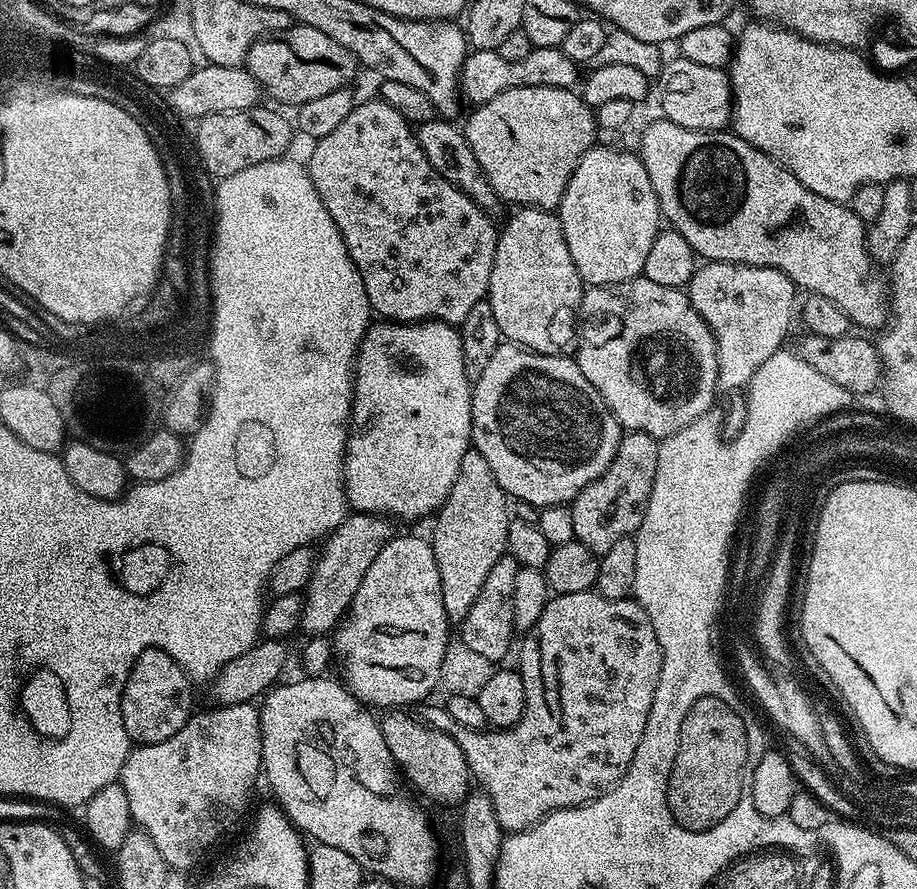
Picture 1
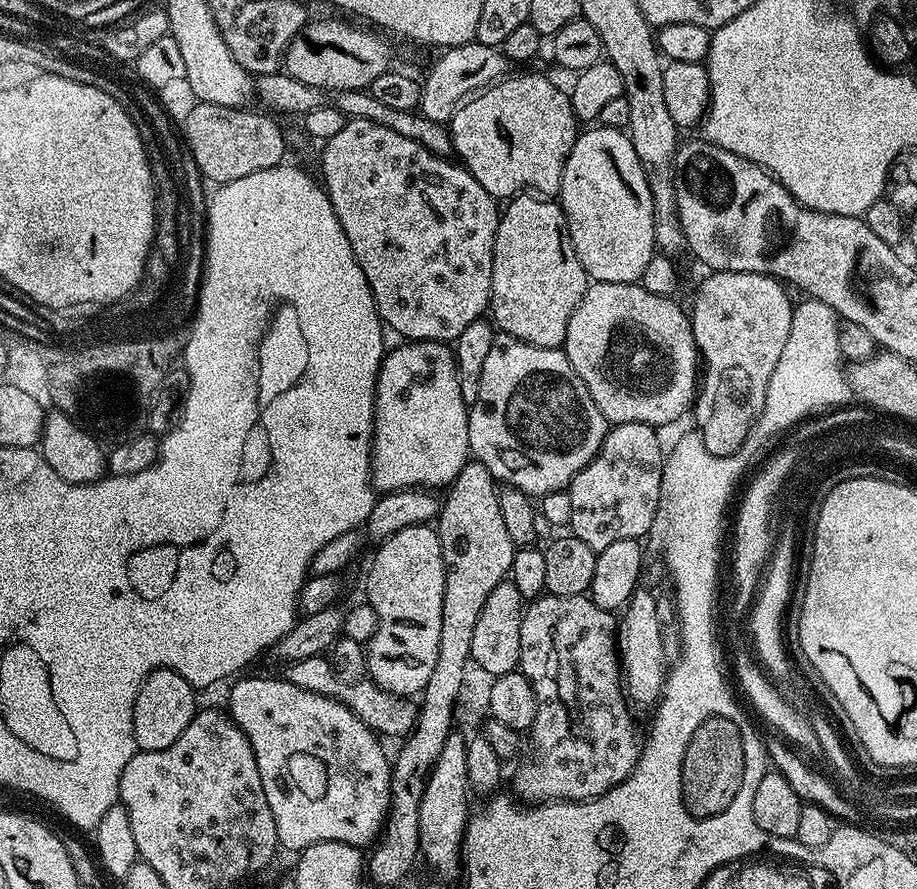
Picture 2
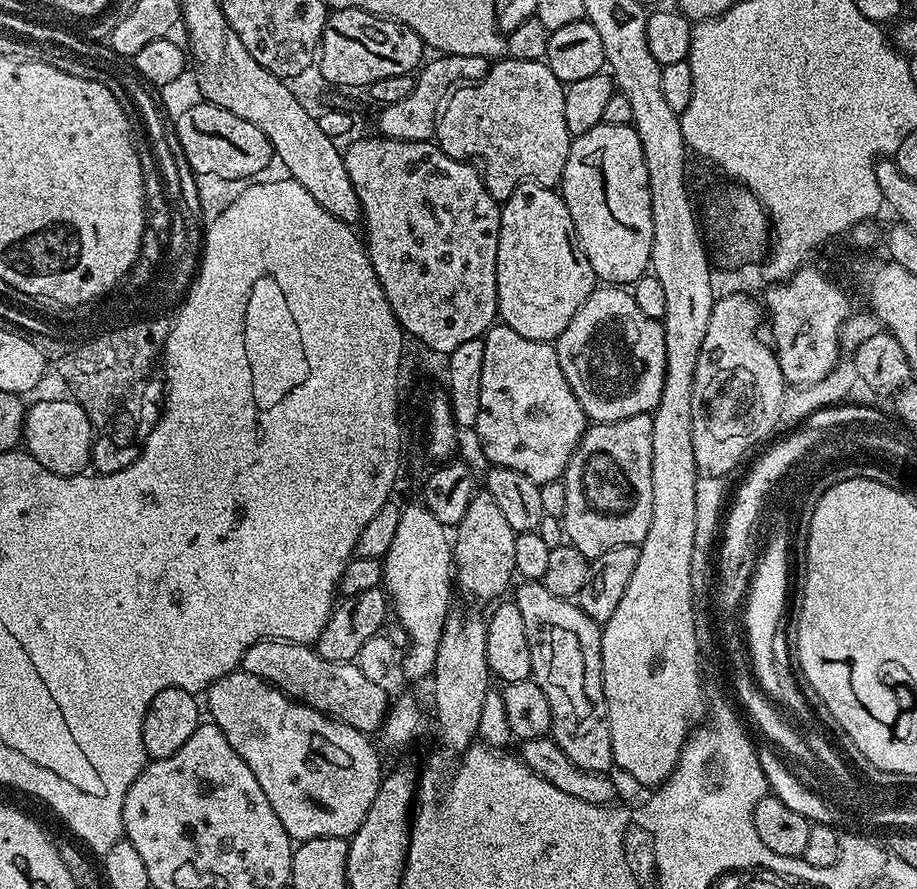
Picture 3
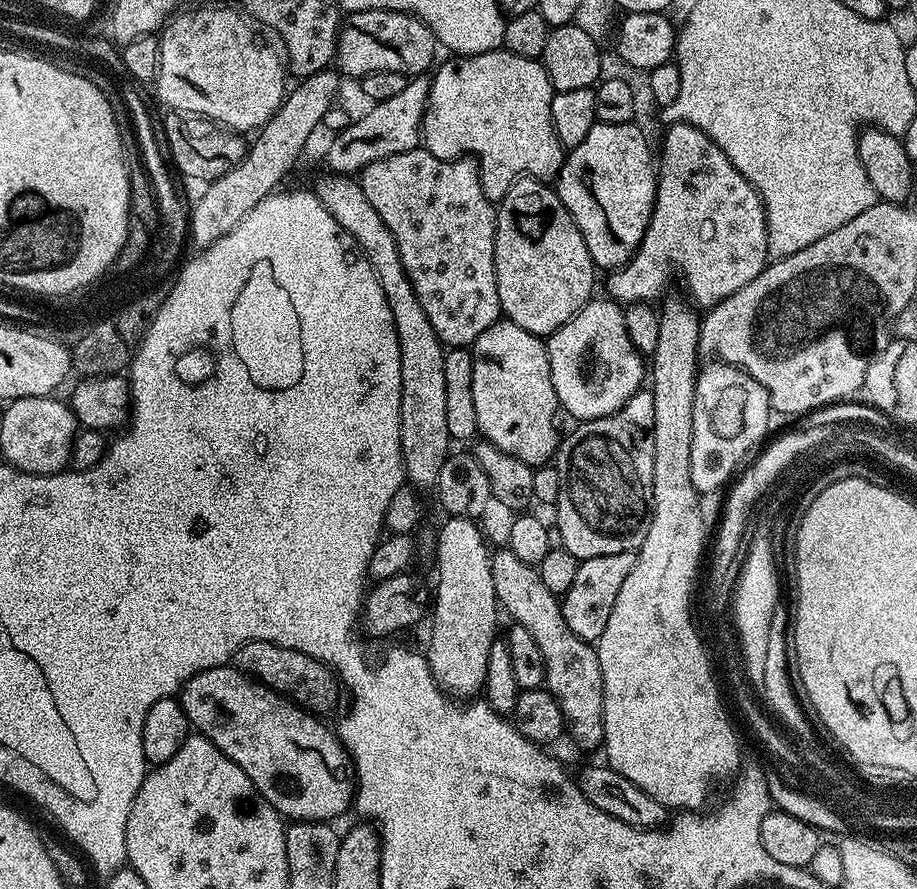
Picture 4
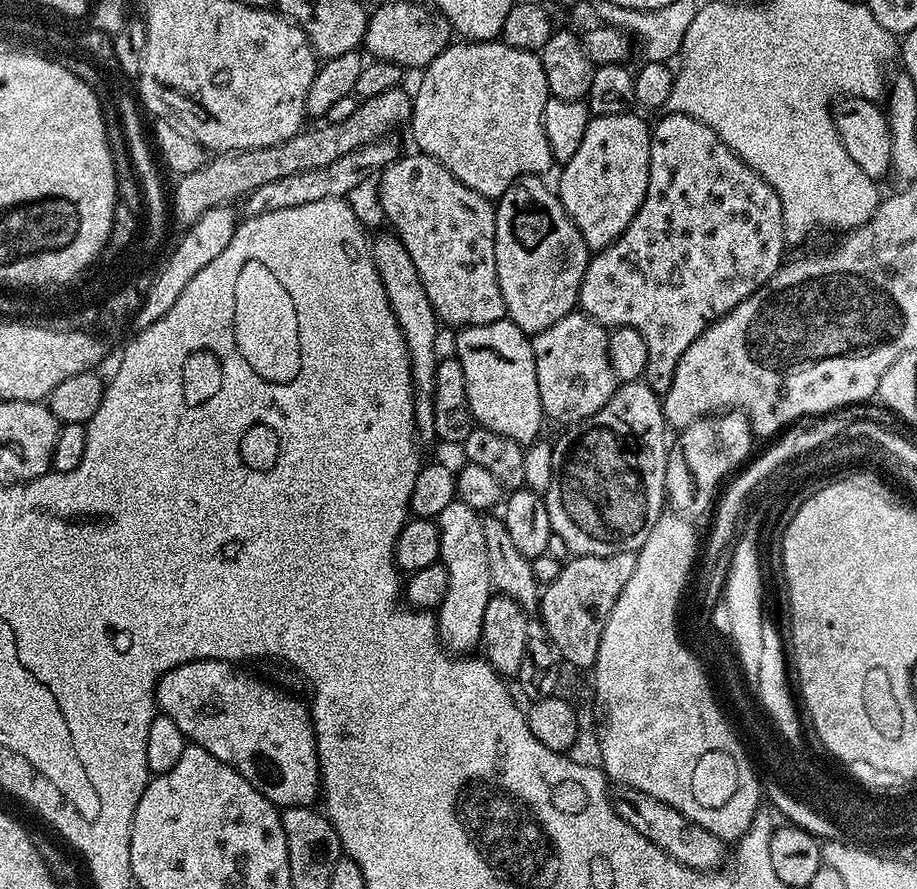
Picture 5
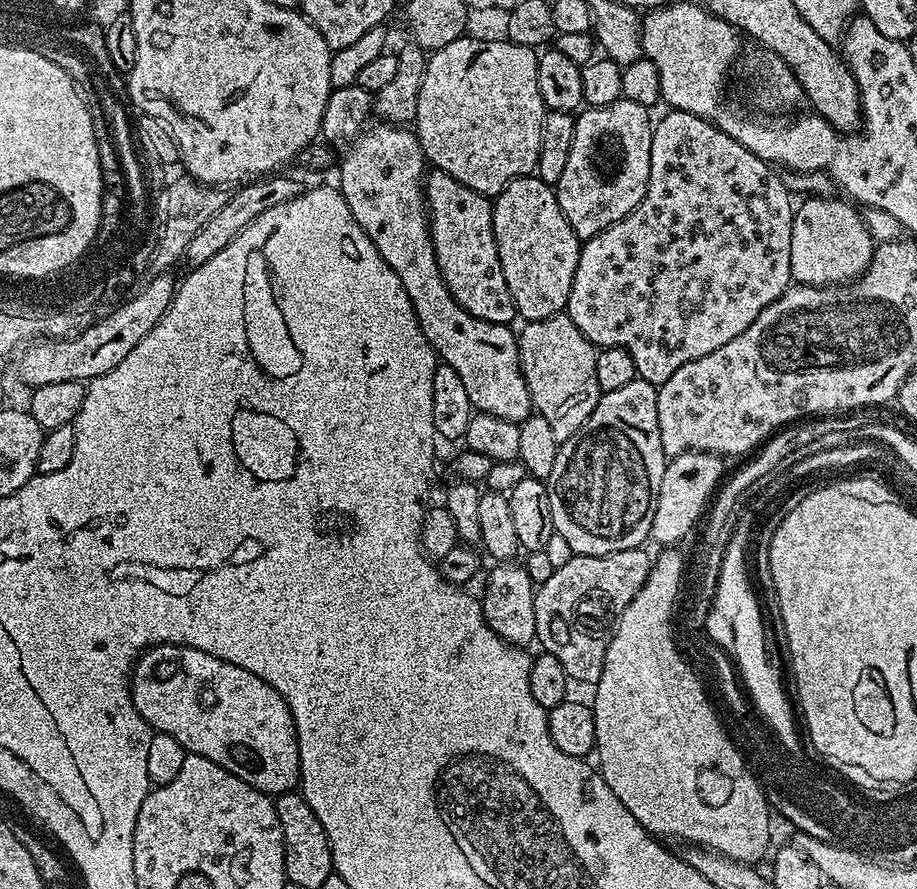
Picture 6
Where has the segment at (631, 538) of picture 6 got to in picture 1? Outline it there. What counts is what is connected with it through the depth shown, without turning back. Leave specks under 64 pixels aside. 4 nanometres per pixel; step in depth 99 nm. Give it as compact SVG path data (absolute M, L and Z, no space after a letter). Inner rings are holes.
M625 431L621 435L620 445L608 469L586 485L570 505L577 540L599 554L610 550L618 538L632 536L638 531L650 502L650 490L658 470L659 449L657 437L645 432Z

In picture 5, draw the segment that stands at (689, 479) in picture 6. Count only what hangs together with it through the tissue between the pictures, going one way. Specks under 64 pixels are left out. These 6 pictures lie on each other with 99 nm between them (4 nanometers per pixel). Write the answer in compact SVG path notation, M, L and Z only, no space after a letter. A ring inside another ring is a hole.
M729 410L715 416L706 416L703 420L686 426L679 436L680 460L684 463L684 468L678 469L677 472L675 469L674 474L666 478L664 483L666 496L671 503L672 500L676 503L673 504L675 511L681 514L704 512L708 507L709 509L713 507L718 496L716 487L723 482L724 475L732 471L735 473L753 455L752 423L745 412Z

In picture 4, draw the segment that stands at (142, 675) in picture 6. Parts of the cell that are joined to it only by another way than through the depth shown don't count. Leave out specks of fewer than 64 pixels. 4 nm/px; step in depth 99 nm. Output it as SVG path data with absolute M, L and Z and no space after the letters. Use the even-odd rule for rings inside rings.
M233 666L211 668L205 672L194 674L184 683L184 687L180 689L178 699L182 710L186 714L189 725L191 725L199 735L206 737L210 742L214 742L214 746L218 746L218 750L222 750L222 754L226 754L230 757L230 759L252 779L253 786L271 802L272 807L280 813L281 817L287 818L292 822L298 820L322 820L332 822L335 821L335 816L342 815L347 808L349 811L350 805L354 800L354 765L349 757L348 751L346 751L344 745L340 743L339 735L337 735L333 729L331 732L331 730L323 724L323 719L317 718L309 711L305 711L299 704L289 700L287 696L272 691L267 685L257 682L251 676L245 675L239 668Z

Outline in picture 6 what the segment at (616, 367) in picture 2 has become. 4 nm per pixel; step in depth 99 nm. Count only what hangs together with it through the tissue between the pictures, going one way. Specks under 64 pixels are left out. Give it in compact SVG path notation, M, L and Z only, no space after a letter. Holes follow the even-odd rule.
M566 314L551 316L545 320L529 320L523 325L524 329L519 329L516 345L520 355L520 369L526 382L526 390L532 399L532 406L535 415L546 418L550 425L554 438L564 444L566 438L570 438L594 414L594 406L598 406L601 398L601 390L598 386L598 376L594 374L594 362L596 361L597 347L590 343L574 326L574 322Z

